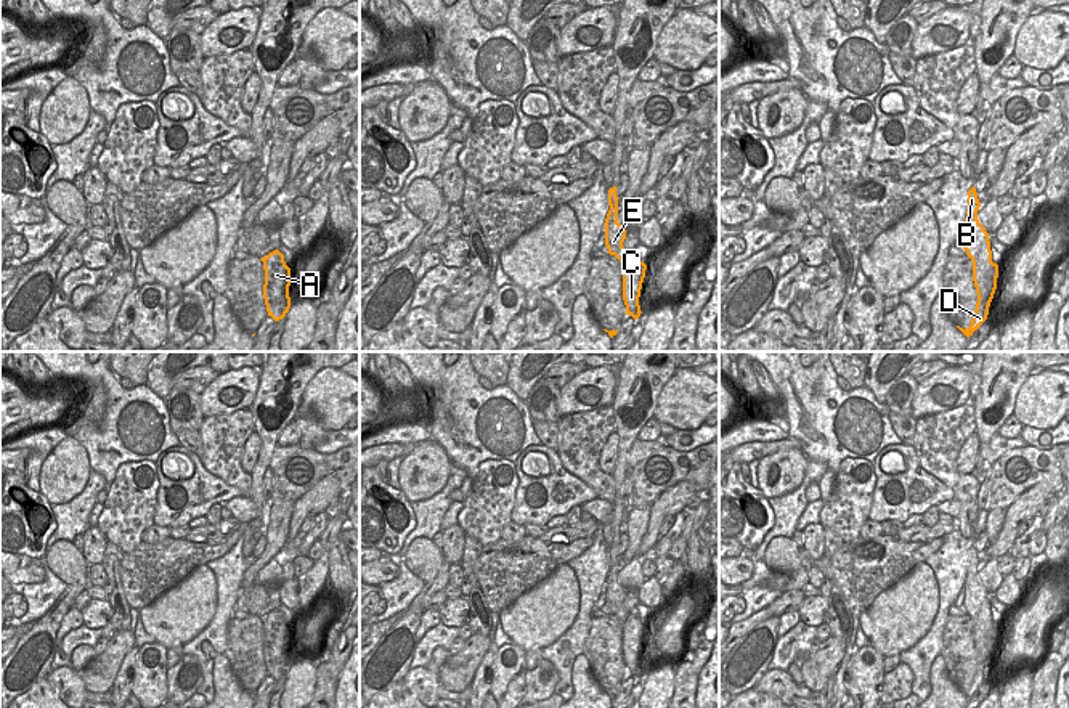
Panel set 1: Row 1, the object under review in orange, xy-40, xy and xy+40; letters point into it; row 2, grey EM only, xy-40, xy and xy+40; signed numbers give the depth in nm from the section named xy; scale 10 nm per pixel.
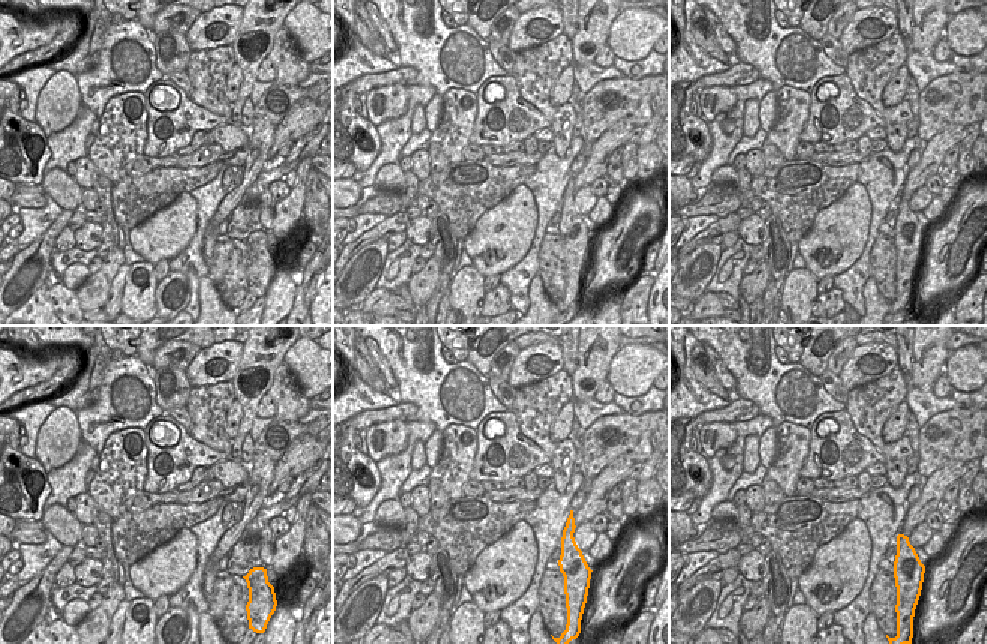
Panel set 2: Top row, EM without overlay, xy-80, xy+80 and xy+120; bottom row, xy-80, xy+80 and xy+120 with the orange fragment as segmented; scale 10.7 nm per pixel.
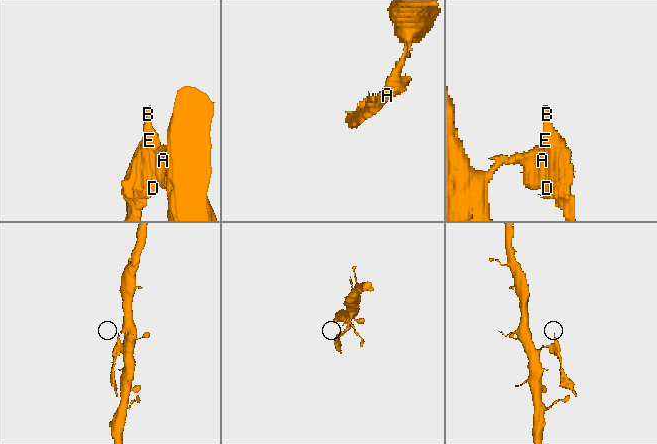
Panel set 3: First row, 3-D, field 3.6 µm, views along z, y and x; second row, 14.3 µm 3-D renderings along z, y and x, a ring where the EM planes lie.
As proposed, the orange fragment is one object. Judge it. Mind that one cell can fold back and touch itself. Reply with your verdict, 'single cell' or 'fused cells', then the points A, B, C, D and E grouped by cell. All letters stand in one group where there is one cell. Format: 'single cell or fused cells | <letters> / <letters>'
fused cells | A C / B D E

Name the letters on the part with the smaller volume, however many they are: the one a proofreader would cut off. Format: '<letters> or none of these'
B, D, E

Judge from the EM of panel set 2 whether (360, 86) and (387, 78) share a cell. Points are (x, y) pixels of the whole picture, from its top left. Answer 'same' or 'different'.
same

